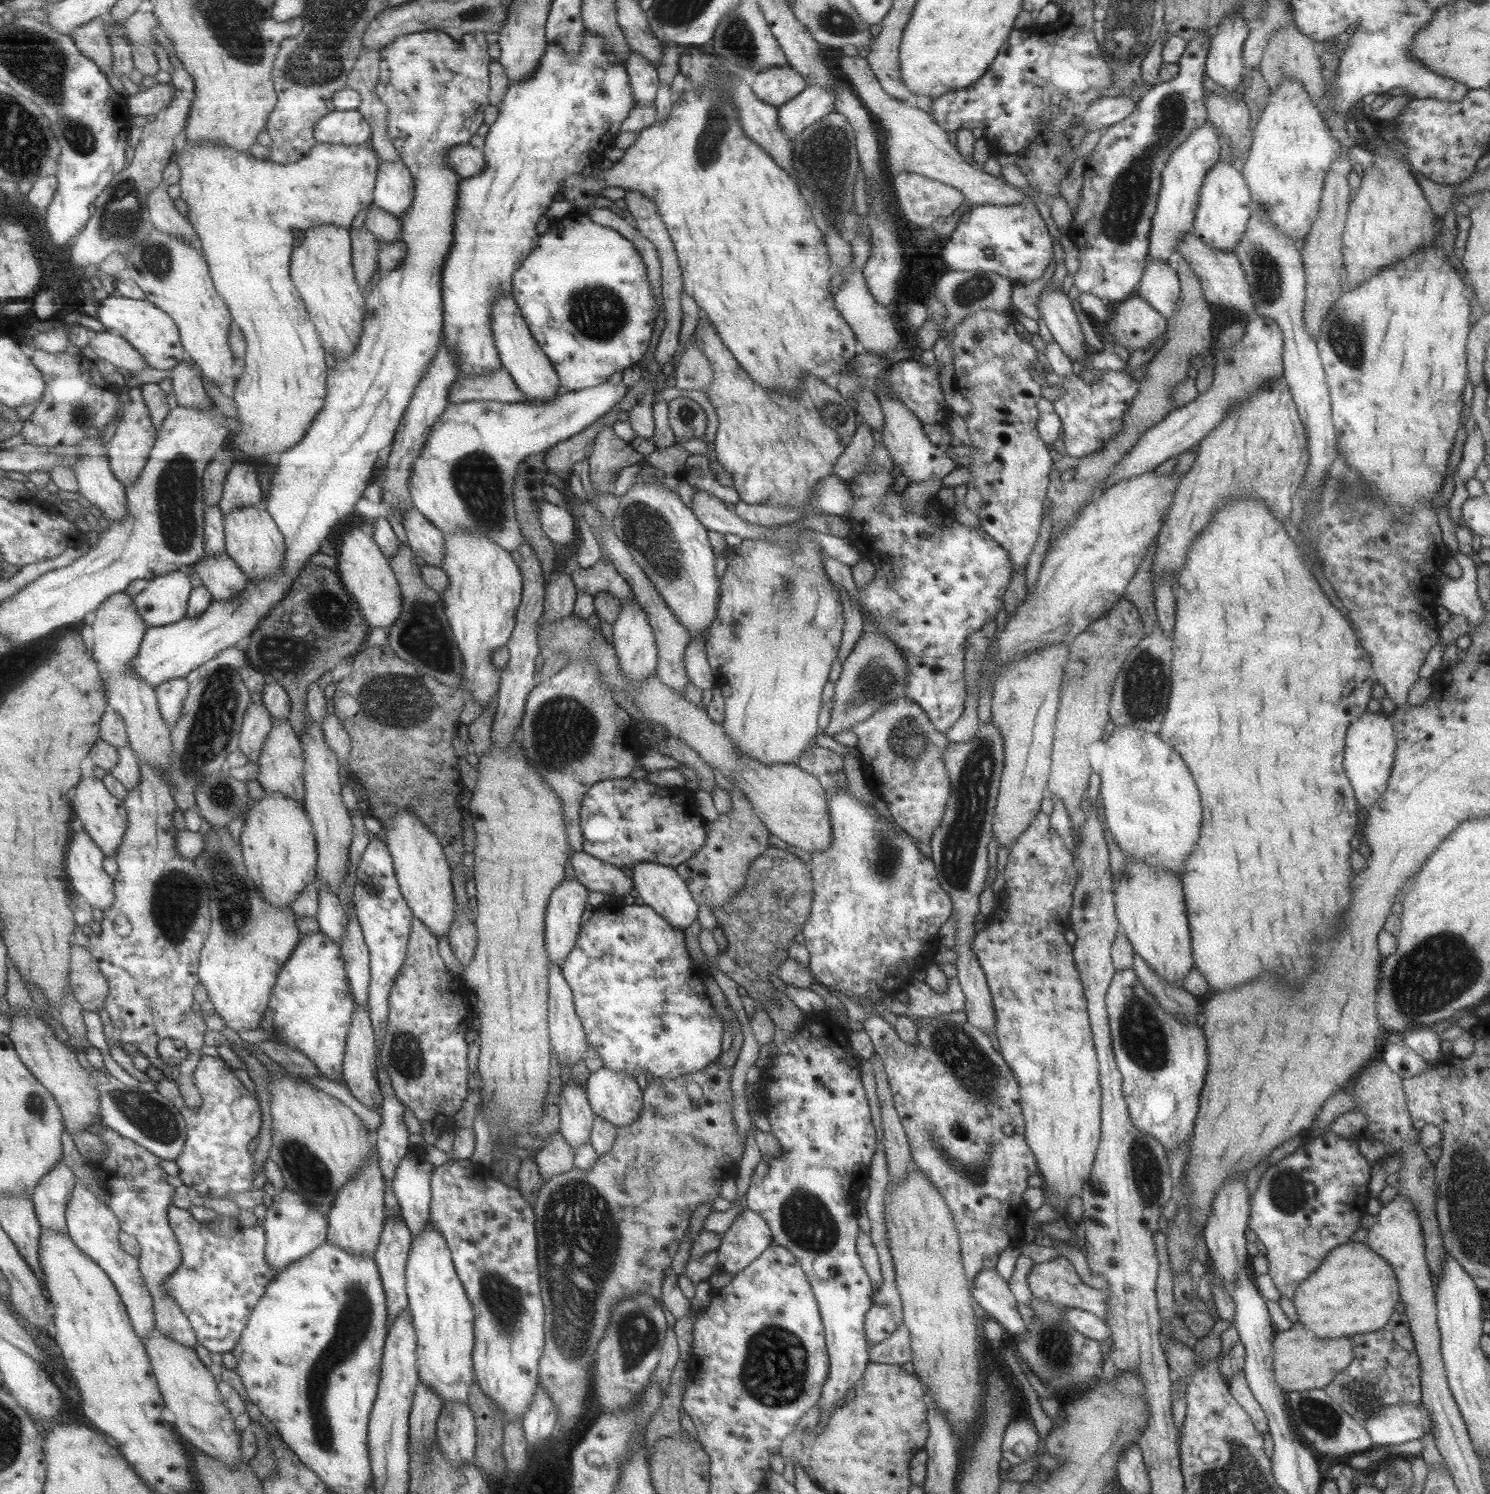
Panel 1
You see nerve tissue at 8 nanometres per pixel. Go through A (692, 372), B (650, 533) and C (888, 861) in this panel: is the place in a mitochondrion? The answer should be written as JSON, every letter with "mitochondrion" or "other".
{"A":"mitochondrion","B":"mitochondrion","C":"mitochondrion"}

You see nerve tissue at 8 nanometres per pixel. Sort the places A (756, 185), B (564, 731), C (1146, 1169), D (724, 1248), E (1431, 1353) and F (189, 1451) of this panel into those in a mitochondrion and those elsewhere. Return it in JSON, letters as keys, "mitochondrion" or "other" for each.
{"A":"other","B":"mitochondrion","C":"mitochondrion","D":"other","E":"other","F":"other"}

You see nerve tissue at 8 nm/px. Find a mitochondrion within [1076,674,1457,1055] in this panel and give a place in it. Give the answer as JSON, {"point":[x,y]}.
{"point":[1340,794]}

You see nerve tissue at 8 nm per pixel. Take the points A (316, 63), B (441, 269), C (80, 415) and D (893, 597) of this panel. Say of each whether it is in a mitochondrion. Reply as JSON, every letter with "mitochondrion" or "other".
{"A":"mitochondrion","B":"other","C":"mitochondrion","D":"other"}

